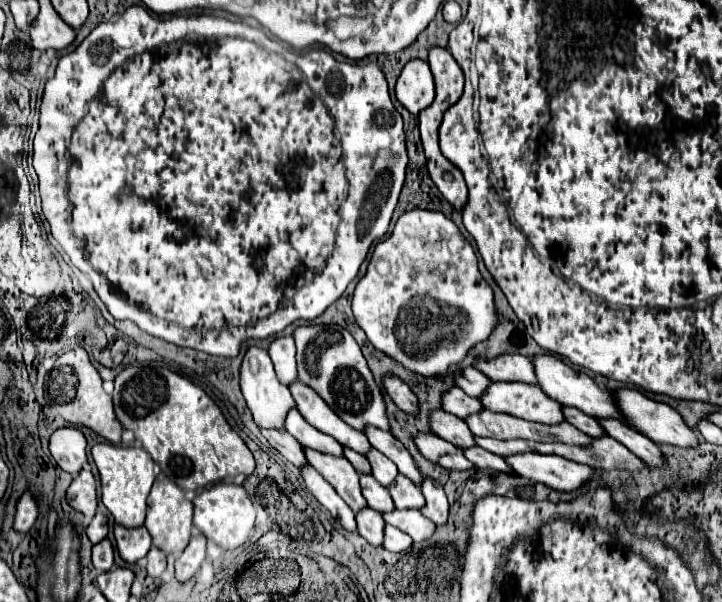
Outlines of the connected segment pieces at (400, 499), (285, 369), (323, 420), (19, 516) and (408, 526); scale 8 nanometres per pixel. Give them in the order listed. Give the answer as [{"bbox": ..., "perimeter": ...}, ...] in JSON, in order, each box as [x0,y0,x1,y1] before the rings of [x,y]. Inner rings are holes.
[{"bbox":[389,474,425,508],"perimeter":[[[403,474],[397,476],[397,482],[389,486],[389,494],[395,502],[395,508],[421,508],[425,504],[425,498],[413,482],[409,482]]]},{"bbox":[269,336,297,384],"perimeter":[[[279,336],[269,346],[269,356],[275,364],[277,378],[283,384],[291,384],[297,380],[297,368],[295,368],[295,344],[291,336]]]},{"bbox":[289,380,371,454],"perimeter":[[[297,380],[297,382],[293,382],[293,386],[289,386],[289,390],[295,398],[297,410],[311,426],[333,436],[339,444],[349,446],[359,454],[369,452],[371,444],[367,442],[365,434],[359,430],[353,430],[337,414],[333,414],[333,410],[329,410],[329,406],[325,406],[325,402],[321,402],[321,398],[317,394],[313,394],[313,390],[309,390],[309,386],[301,386],[301,382]]]},{"bbox":[13,490,39,534],"perimeter":[[[25,490],[21,494],[21,498],[15,504],[15,516],[13,516],[13,530],[27,534],[31,530],[31,526],[35,524],[39,514],[39,506],[37,506],[37,498],[33,496],[31,490]]]},{"bbox":[381,510,435,542],"perimeter":[[[393,510],[393,512],[385,512],[381,516],[385,518],[387,524],[409,534],[413,538],[413,542],[423,542],[423,540],[431,538],[431,534],[435,530],[435,524],[431,520],[427,520],[419,510]]]}]

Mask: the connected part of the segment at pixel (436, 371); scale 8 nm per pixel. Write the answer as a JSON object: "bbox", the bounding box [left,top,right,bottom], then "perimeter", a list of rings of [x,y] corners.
{"bbox":[353,208,497,376],"perimeter":[[[421,208],[405,212],[397,220],[391,236],[375,246],[367,272],[357,282],[353,294],[353,314],[377,350],[421,376],[447,374],[449,368],[465,358],[475,342],[487,340],[497,326],[493,290],[477,268],[473,246],[441,212]]]}

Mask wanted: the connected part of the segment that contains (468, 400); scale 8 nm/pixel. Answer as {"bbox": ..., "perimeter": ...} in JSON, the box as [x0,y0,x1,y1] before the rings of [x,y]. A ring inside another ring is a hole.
{"bbox":[441,386,483,418],"perimeter":[[[453,386],[453,388],[449,388],[447,394],[441,398],[441,408],[443,408],[445,412],[451,412],[451,414],[459,416],[459,418],[467,418],[469,414],[479,412],[483,406],[481,406],[481,402],[479,402],[477,398],[471,398],[471,396],[467,396],[461,388]]]}

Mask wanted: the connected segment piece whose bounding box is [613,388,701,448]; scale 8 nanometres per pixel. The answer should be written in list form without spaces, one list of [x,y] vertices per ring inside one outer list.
[[[635,388],[615,390],[613,396],[617,398],[617,406],[621,406],[621,414],[625,414],[625,418],[629,418],[629,426],[633,430],[639,430],[641,434],[645,434],[653,442],[657,442],[657,444],[673,444],[673,446],[683,446],[683,448],[685,446],[697,446],[701,442],[697,432],[693,428],[687,428],[685,422],[679,416],[679,412],[675,408],[671,408],[669,404],[655,402],[655,400],[647,398],[645,394],[641,394]]]

